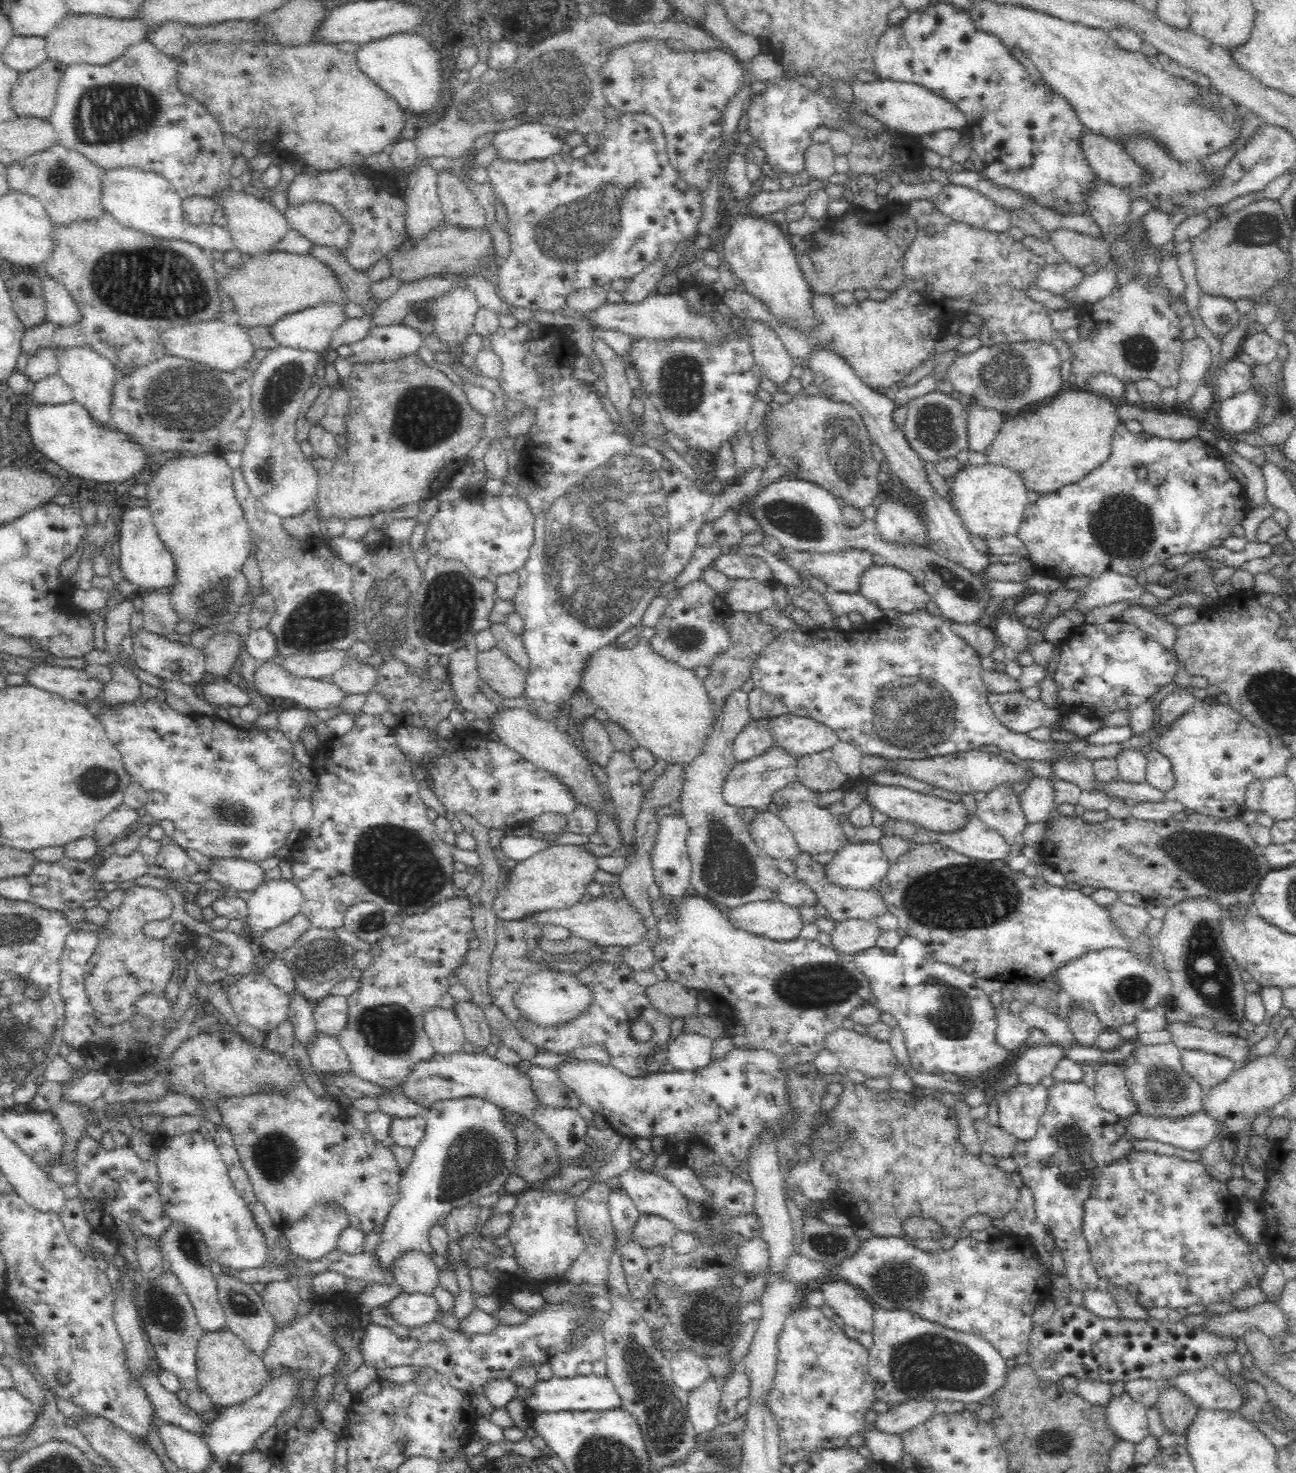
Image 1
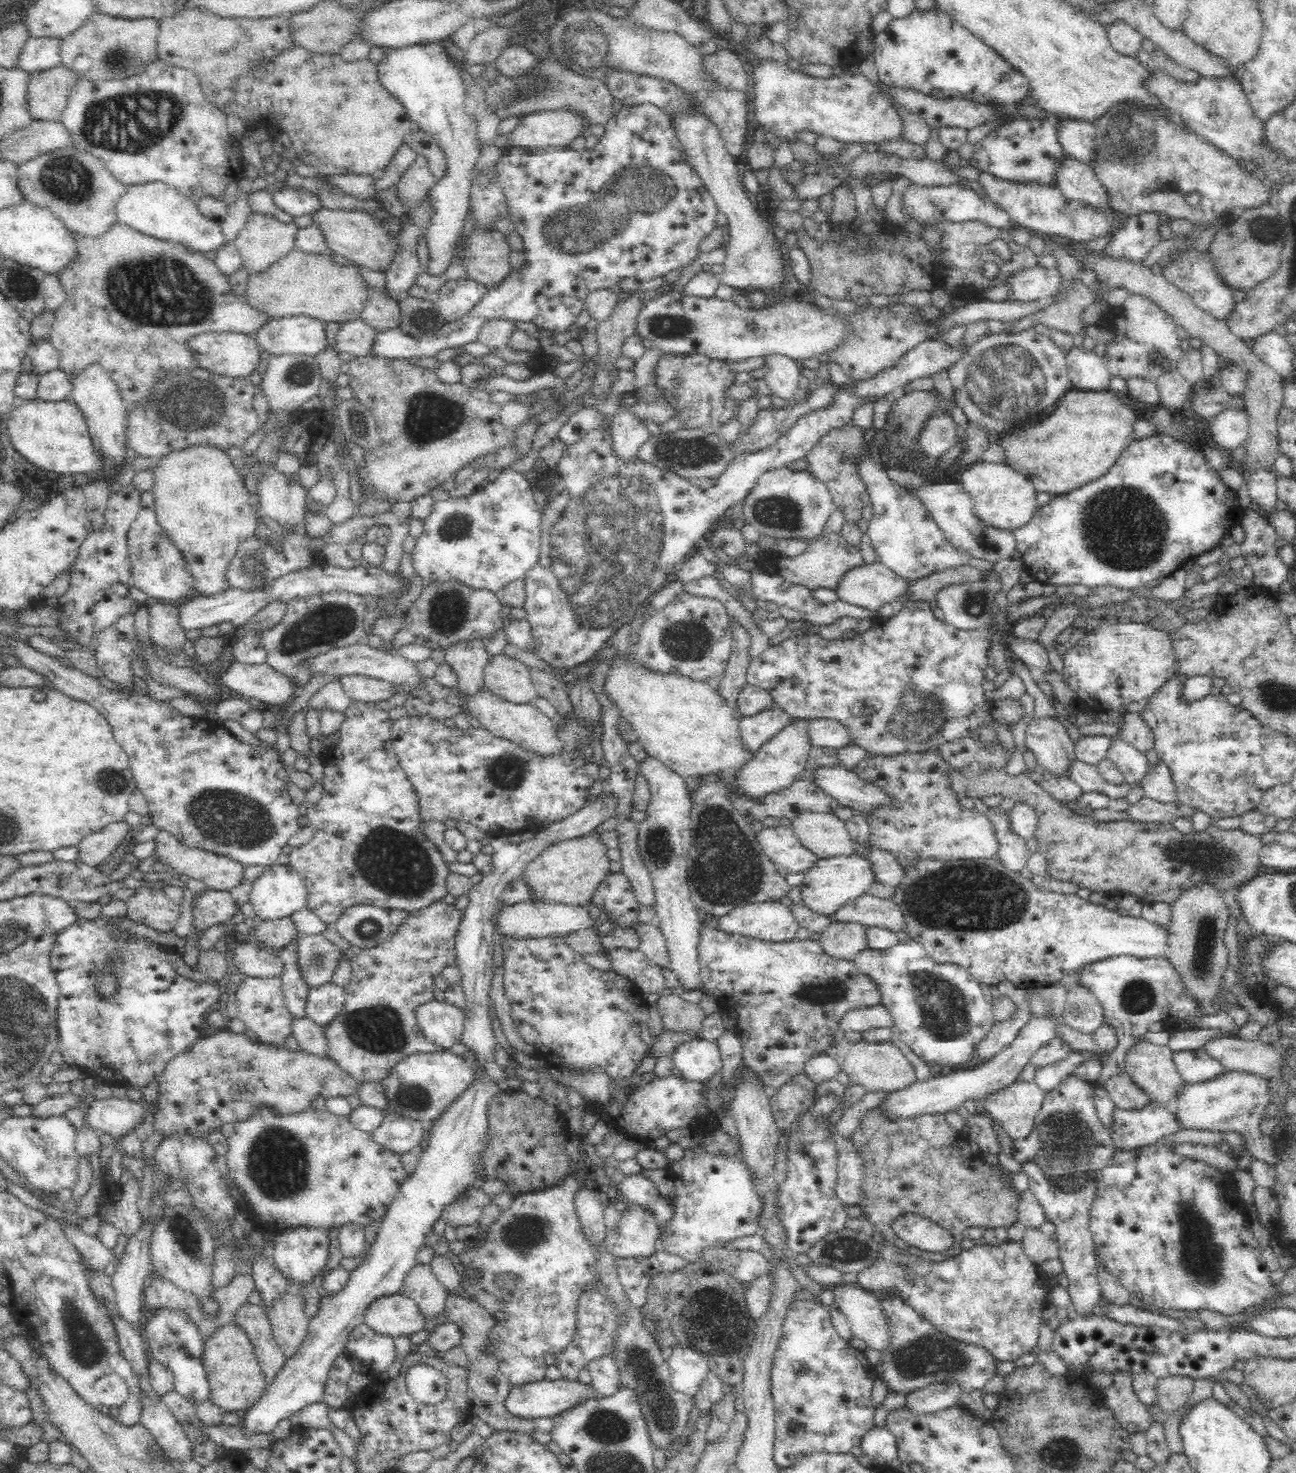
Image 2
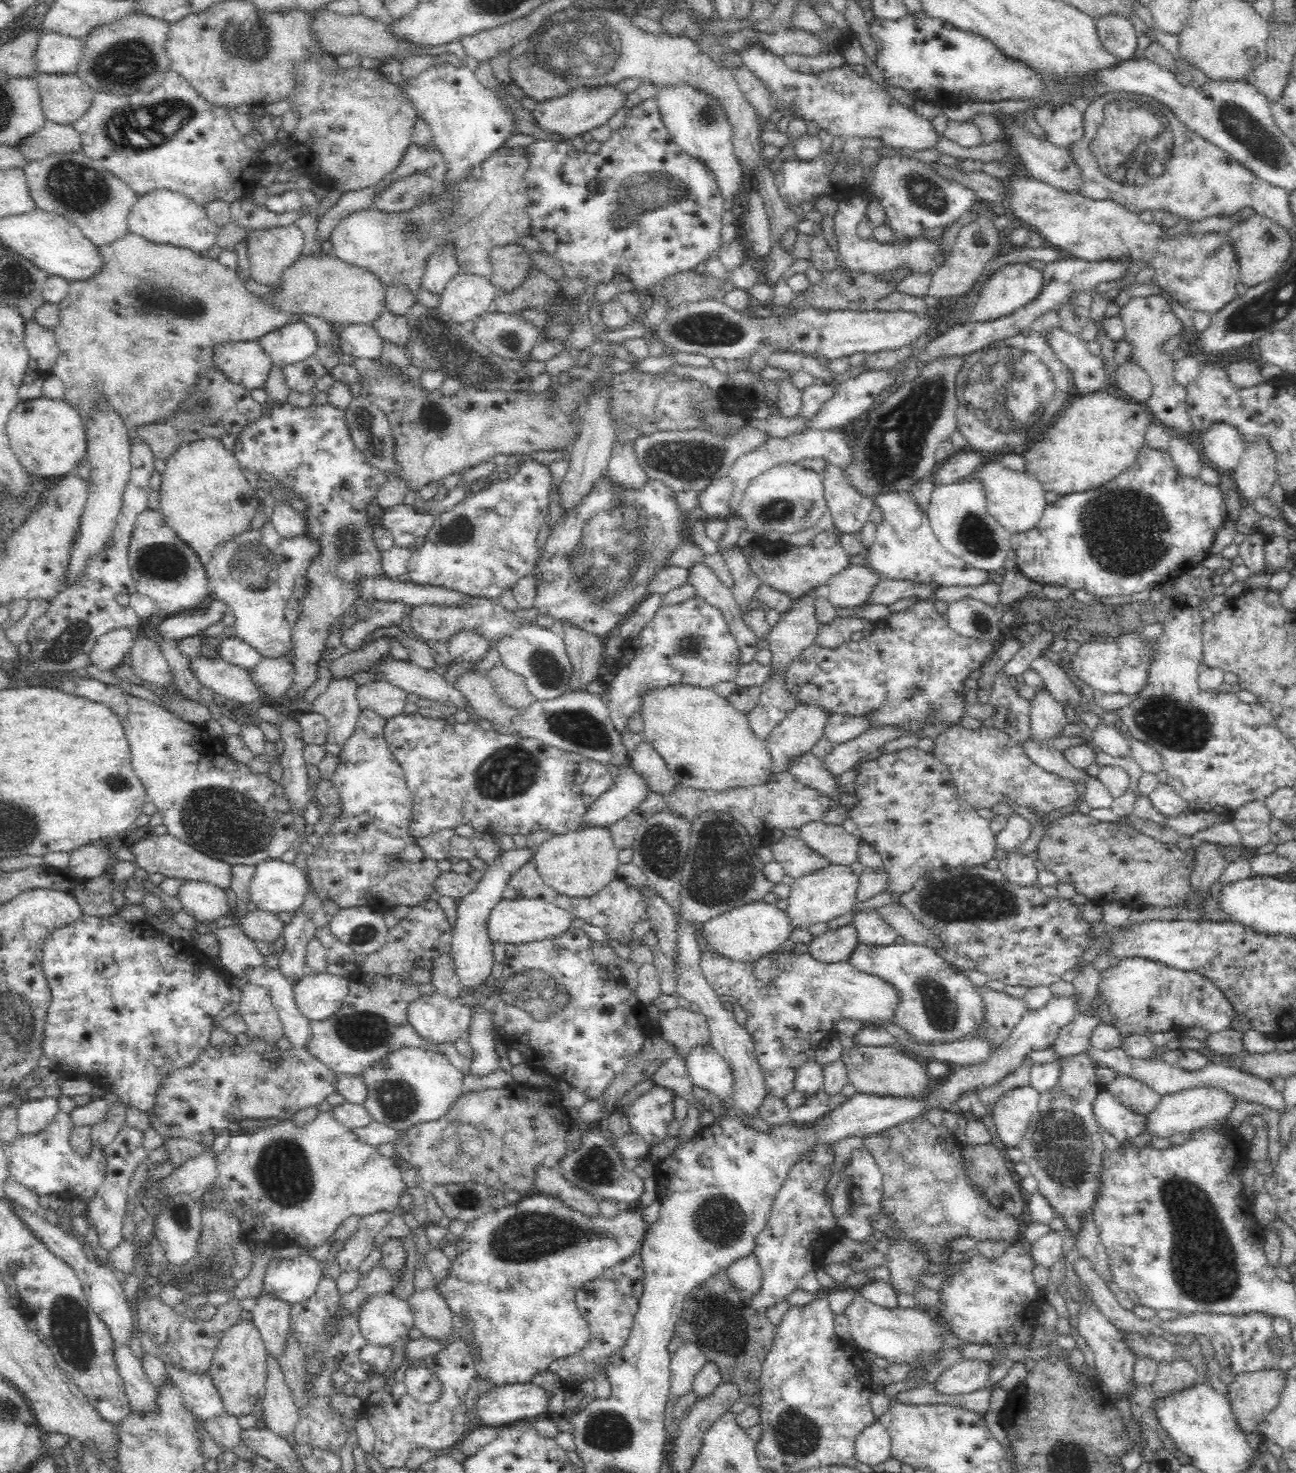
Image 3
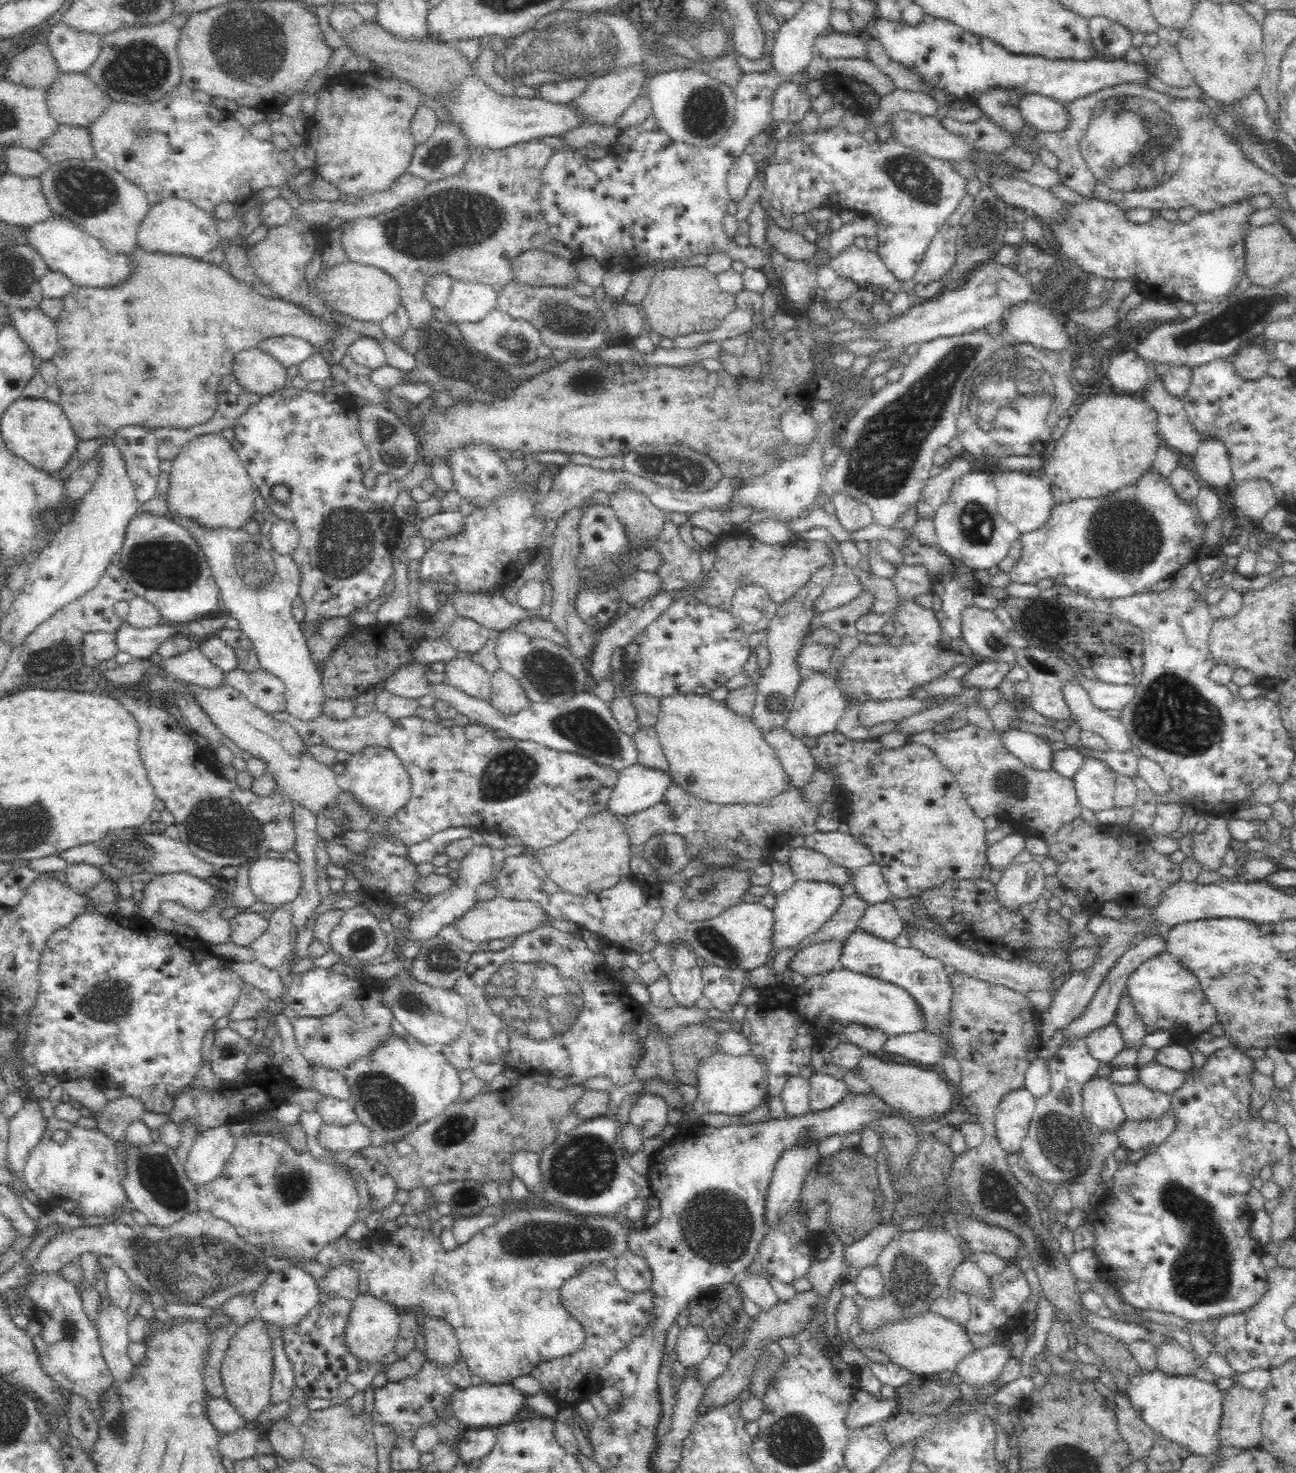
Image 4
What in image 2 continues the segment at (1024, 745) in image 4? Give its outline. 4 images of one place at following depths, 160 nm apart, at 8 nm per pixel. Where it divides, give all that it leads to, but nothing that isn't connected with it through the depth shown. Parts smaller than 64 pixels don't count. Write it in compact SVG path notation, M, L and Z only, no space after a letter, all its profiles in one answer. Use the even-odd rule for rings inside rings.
M1078 760L1072 762L1072 766L1070 766L1070 778L1078 784L1083 792L1100 792L1109 799L1126 798L1128 792L1134 788L1132 784L1126 781L1119 785L1108 783L1108 781L1100 776L1095 765Z

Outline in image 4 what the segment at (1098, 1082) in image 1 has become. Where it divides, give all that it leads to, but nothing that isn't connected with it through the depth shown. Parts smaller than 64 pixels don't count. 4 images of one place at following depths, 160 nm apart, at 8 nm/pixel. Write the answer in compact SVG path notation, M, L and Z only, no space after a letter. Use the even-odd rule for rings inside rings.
M1139 1081L1134 1084L1116 1084L1113 1089L1130 1121L1162 1116L1171 1107L1171 1095L1150 1090Z

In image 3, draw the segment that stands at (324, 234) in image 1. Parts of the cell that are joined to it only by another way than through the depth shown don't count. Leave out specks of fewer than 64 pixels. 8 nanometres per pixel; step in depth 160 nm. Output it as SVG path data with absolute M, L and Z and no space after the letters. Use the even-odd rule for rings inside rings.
M520 146L512 150L499 148L490 155L490 158L473 168L468 180L456 184L454 196L448 196L444 202L435 204L433 198L430 198L426 204L420 204L418 208L408 211L386 213L378 208L372 208L351 212L340 219L332 229L329 236L333 246L331 254L340 261L372 272L384 286L396 281L408 283L412 293L416 296L418 288L420 288L425 263L428 262L430 254L436 250L435 246L448 239L454 239L460 271L487 278L490 274L490 260L487 259L489 248L519 242L519 238L529 234L530 221L525 211L526 188L521 181L526 169L525 147Z

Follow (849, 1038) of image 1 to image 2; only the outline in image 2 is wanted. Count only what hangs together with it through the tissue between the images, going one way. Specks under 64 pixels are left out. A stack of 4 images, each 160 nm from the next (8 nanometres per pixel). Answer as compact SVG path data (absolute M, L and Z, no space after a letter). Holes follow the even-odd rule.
M844 1037L838 1040L838 1044L832 1048L831 1052L841 1067L841 1071L847 1075L849 1083L860 1084L866 1087L868 1092L889 1093L906 1088L917 1081L913 1066L894 1044L871 1043L863 1038L858 1042L850 1042Z

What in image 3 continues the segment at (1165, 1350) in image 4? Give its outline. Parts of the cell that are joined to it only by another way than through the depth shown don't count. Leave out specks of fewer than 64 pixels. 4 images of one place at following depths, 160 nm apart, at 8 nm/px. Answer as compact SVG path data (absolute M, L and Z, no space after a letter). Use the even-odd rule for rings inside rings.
M1176 1360L1172 1364L1158 1364L1156 1380L1151 1387L1159 1399L1172 1398L1196 1386L1196 1369L1186 1360Z

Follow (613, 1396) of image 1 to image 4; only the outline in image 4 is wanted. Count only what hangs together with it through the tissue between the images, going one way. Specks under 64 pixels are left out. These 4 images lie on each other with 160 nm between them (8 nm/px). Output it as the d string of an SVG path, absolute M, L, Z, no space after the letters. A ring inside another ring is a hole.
M481 1383L454 1392L449 1409L463 1428L498 1427L516 1421L516 1416L528 1410L528 1396L522 1390L514 1388L511 1383L490 1385Z

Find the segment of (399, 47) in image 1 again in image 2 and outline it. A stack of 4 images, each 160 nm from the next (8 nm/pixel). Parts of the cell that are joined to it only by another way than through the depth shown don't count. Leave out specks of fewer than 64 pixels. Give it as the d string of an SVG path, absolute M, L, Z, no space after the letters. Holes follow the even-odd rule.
M436 41L402 48L384 47L384 56L375 65L375 71L379 83L405 107L410 121L434 136L448 161L448 174L429 191L436 212L425 236L430 262L424 271L440 276L452 262L453 244L461 235L469 211L469 194L474 183L471 170L480 154L476 118L465 111L468 87L443 44Z

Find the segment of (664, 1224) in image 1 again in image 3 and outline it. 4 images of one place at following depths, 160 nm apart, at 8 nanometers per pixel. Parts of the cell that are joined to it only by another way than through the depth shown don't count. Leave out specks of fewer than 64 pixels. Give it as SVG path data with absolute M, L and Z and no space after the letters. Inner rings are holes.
M654 1175L646 1176L643 1183L645 1189L643 1195L640 1197L640 1206L638 1206L638 1208L631 1207L626 1210L626 1212L620 1211L617 1216L610 1218L600 1215L597 1218L590 1219L590 1217L580 1215L576 1210L570 1209L567 1204L558 1197L534 1192L533 1194L522 1196L522 1198L514 1204L506 1204L500 1210L492 1209L491 1212L466 1224L464 1234L457 1238L454 1244L457 1248L457 1256L451 1261L450 1276L446 1276L446 1280L438 1282L436 1287L440 1289L446 1301L448 1301L452 1312L466 1313L466 1315L474 1321L476 1345L480 1346L480 1353L482 1353L482 1362L475 1363L477 1377L490 1377L492 1381L498 1382L499 1385L528 1384L534 1380L536 1374L548 1370L550 1363L553 1363L554 1360L576 1354L585 1347L588 1337L590 1336L589 1324L579 1313L576 1292L578 1288L582 1288L589 1280L600 1277L604 1268L612 1269L616 1264L641 1252L642 1242L644 1242L648 1228L648 1224L646 1224L646 1220L644 1220L644 1210L658 1199L658 1187L656 1187Z

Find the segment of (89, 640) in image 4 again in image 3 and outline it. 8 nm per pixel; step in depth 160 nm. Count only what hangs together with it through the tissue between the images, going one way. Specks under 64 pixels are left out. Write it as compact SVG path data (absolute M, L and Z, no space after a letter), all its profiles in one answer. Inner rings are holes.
M115 628L98 638L90 653L89 660L100 670L116 670L124 664L124 656L134 644L134 628Z

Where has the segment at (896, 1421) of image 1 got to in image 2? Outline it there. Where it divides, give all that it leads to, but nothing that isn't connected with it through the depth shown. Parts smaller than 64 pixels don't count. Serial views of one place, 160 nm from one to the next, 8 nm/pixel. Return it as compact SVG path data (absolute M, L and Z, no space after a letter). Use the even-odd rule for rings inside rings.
M930 1384L907 1394L904 1409L914 1415L935 1414L936 1412L958 1406L962 1394L955 1384Z

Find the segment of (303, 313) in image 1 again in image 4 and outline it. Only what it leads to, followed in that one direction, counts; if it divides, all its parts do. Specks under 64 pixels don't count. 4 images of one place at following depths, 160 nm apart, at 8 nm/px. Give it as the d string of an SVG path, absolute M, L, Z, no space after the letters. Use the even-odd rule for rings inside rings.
M275 336L261 340L259 347L273 356L284 368L296 366L316 352L314 345L301 336Z

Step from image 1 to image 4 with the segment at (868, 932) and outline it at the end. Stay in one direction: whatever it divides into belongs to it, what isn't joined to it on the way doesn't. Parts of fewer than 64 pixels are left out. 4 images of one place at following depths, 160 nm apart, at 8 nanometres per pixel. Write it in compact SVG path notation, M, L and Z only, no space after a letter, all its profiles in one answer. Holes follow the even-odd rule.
M822 940L800 950L790 960L790 969L802 976L828 972L841 967L840 958L844 949L843 940Z

